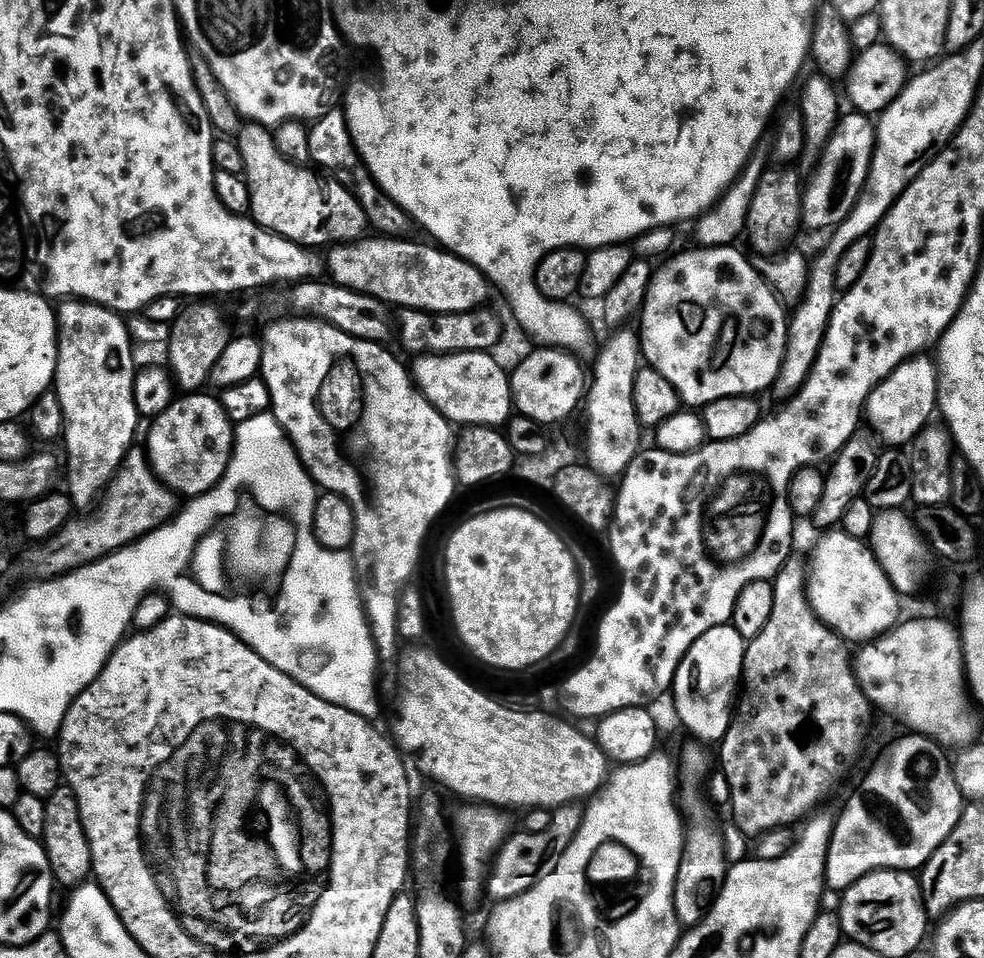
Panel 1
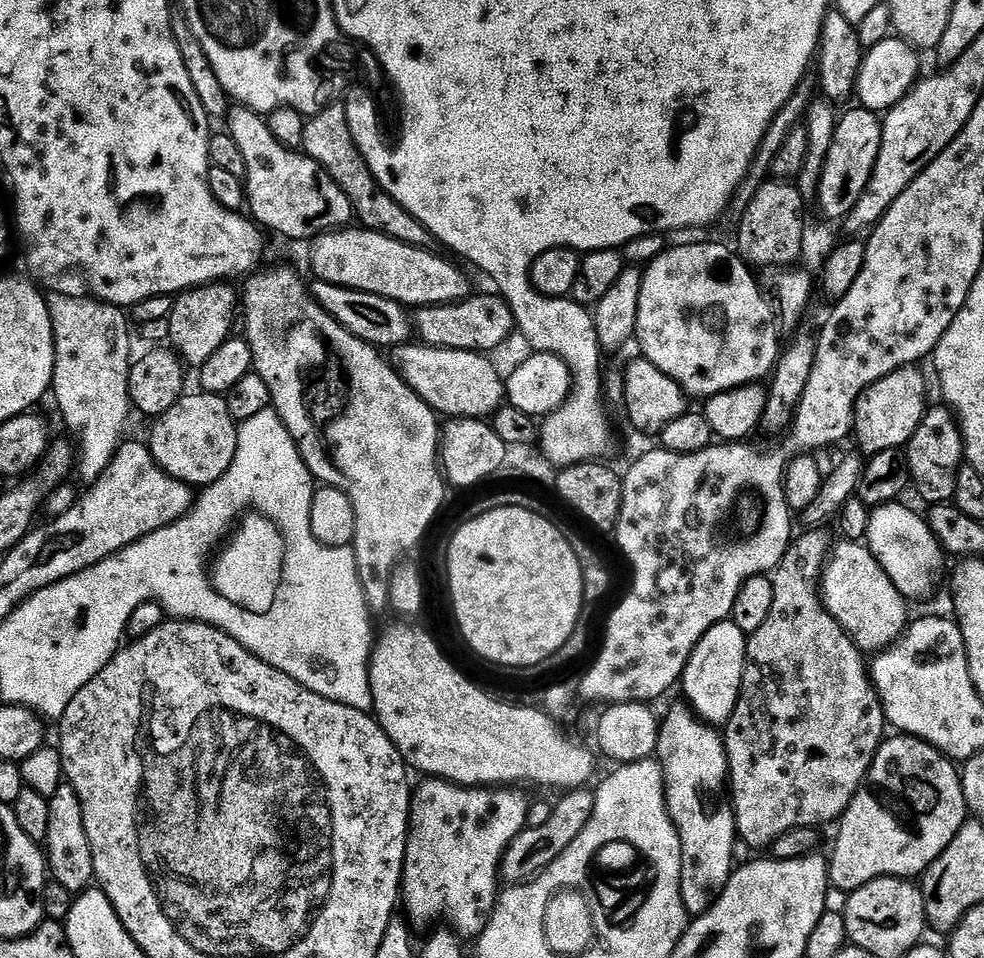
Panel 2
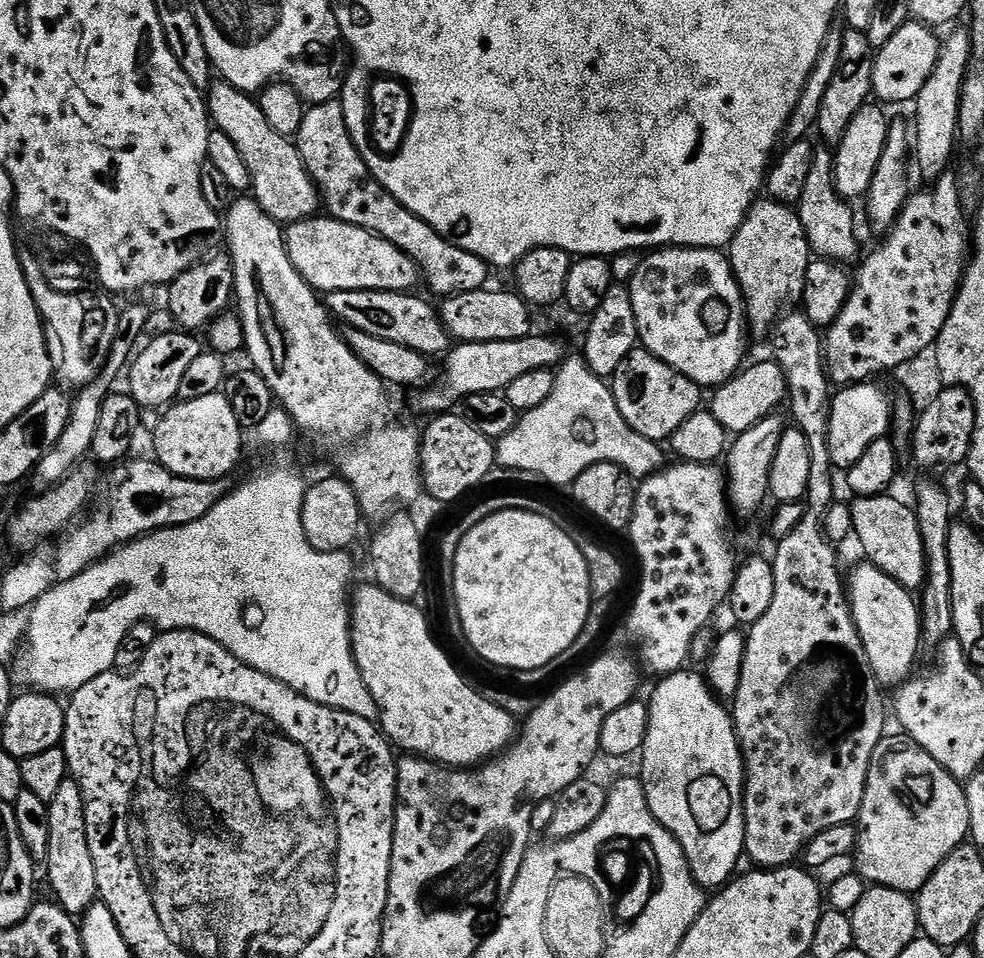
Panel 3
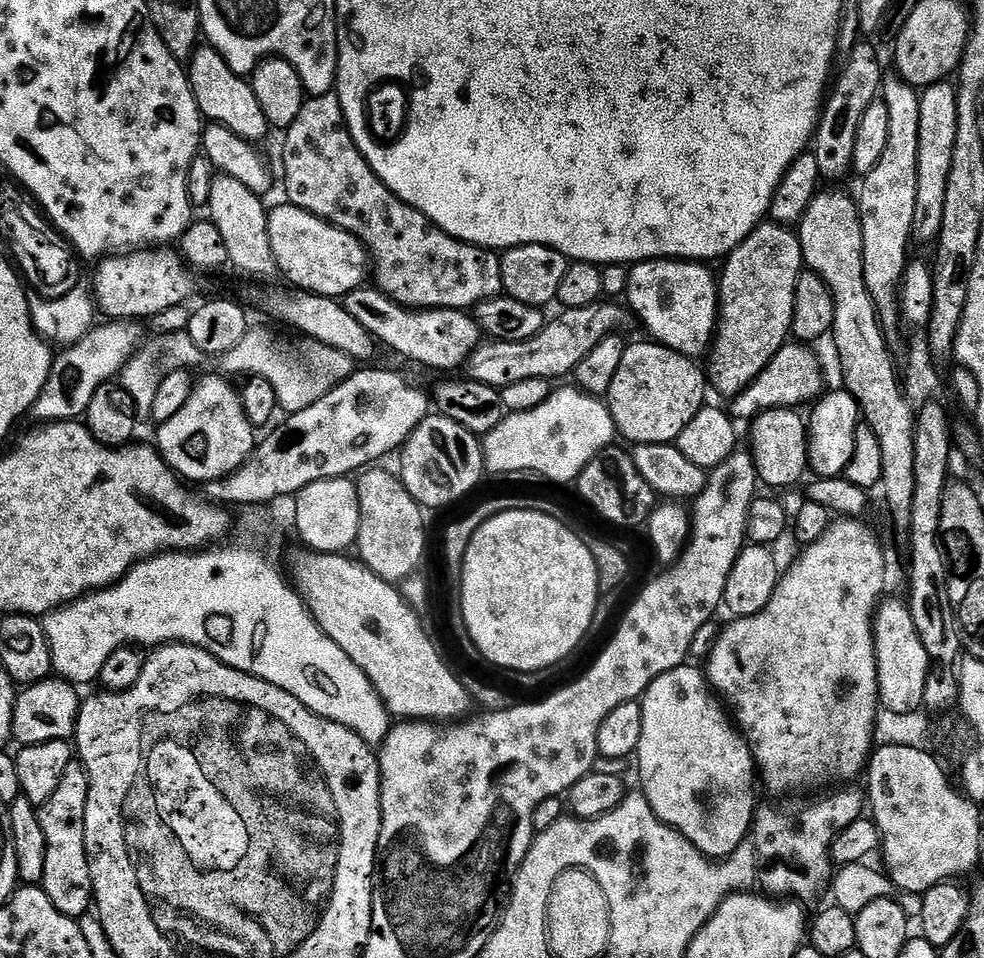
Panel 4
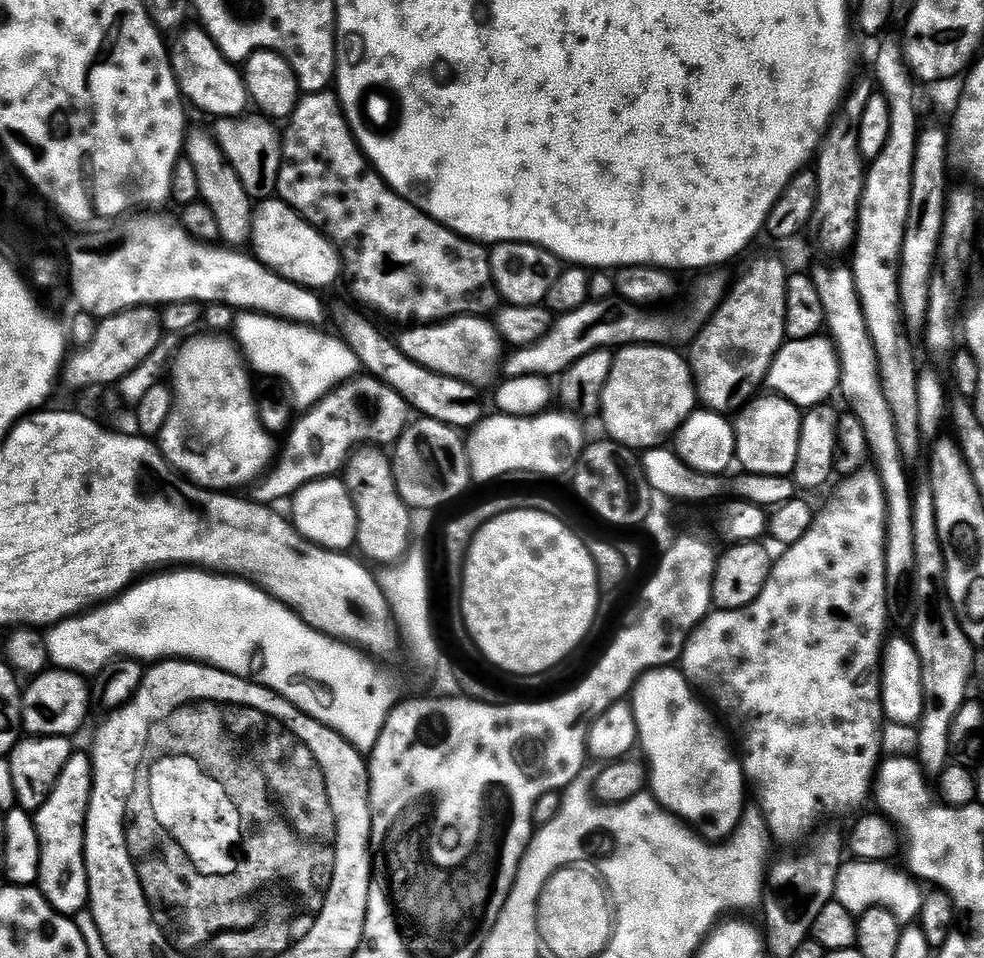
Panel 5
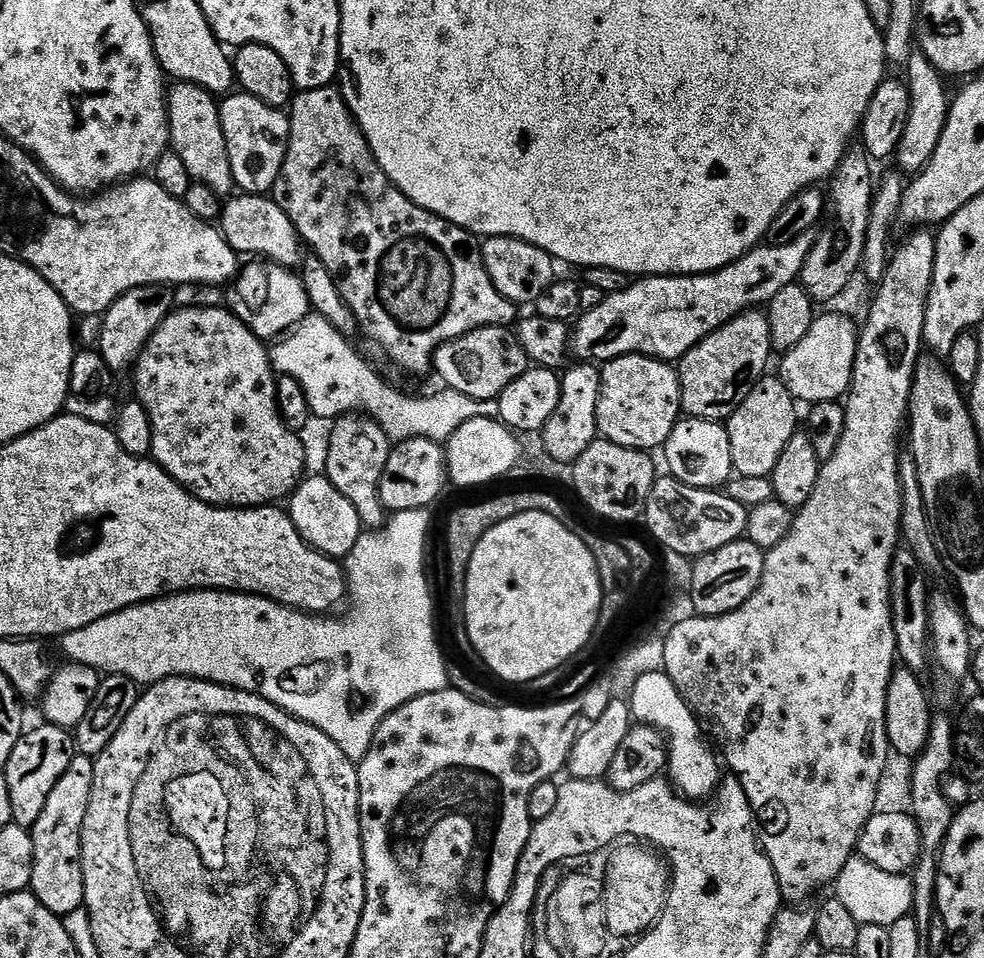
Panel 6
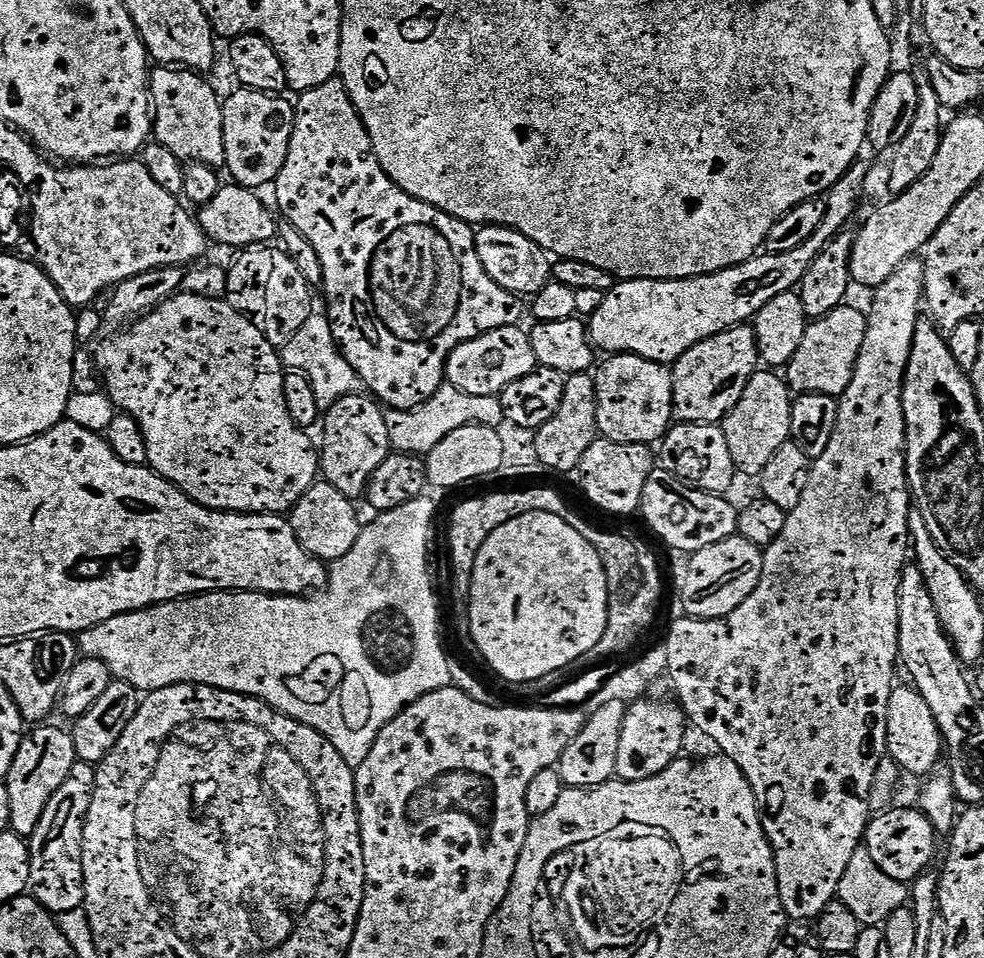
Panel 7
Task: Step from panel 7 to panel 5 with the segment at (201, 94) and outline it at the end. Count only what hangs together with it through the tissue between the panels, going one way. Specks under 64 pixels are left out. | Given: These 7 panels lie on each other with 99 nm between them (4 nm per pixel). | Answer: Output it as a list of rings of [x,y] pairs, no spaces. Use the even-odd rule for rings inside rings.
[[[196,128],[187,133],[184,142],[183,155],[194,162],[194,170],[198,174],[198,190],[200,199],[210,206],[214,218],[218,222],[220,240],[228,246],[244,246],[249,243],[250,231],[252,228],[252,213],[254,201],[246,194],[242,186],[242,178],[234,174],[234,166],[228,164],[228,159],[222,154],[215,135],[211,131],[203,132]],[[244,244],[244,245],[240,245]]]

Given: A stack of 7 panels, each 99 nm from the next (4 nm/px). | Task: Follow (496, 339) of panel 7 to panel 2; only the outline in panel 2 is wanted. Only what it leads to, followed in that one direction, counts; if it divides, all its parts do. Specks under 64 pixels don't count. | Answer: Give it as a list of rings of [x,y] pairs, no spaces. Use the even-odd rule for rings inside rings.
[[[316,280],[313,285],[311,285],[310,292],[316,303],[358,339],[384,350],[391,349],[397,344],[409,343],[414,332],[414,324],[409,313],[408,316],[404,313],[407,312],[405,305],[394,302],[390,298],[382,298],[378,294],[328,284],[325,280]]]

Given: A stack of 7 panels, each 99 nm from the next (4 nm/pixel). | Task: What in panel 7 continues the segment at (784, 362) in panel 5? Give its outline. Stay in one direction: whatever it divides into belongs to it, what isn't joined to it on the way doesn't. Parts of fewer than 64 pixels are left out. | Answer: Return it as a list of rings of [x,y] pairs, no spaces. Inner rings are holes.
[[[838,307],[820,320],[809,323],[802,338],[802,346],[798,346],[798,354],[794,354],[786,369],[788,386],[793,393],[817,392],[823,396],[839,398],[850,386],[850,378],[854,374],[854,366],[866,338],[868,317],[863,311],[848,307]]]

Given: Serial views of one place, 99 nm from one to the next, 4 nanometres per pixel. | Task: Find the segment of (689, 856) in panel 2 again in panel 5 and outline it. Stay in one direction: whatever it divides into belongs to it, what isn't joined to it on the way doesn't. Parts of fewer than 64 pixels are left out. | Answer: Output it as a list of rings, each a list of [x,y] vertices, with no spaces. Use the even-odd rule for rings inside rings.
[[[676,666],[651,668],[649,672],[645,672],[630,693],[630,703],[638,726],[638,744],[641,749],[644,747],[642,756],[647,764],[650,795],[666,811],[695,828],[705,840],[727,840],[744,817],[746,781],[737,753],[728,749],[719,726],[712,721],[713,713],[708,713],[700,705],[701,697]]]

